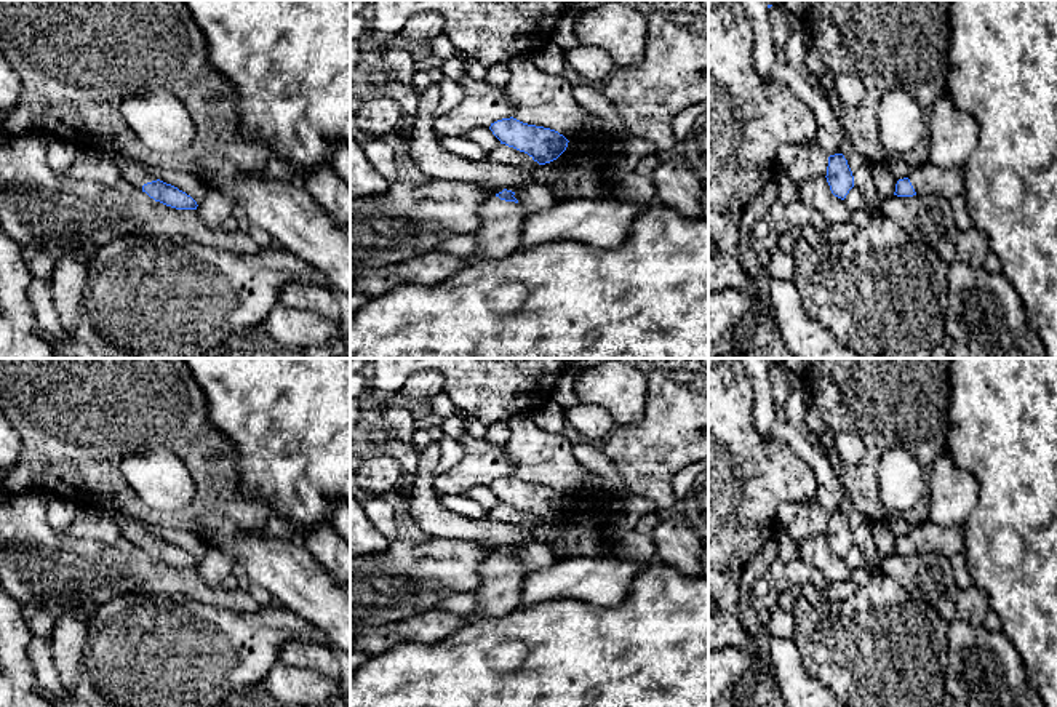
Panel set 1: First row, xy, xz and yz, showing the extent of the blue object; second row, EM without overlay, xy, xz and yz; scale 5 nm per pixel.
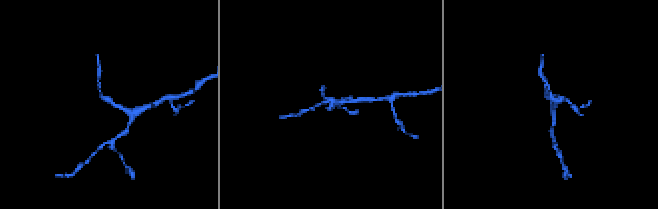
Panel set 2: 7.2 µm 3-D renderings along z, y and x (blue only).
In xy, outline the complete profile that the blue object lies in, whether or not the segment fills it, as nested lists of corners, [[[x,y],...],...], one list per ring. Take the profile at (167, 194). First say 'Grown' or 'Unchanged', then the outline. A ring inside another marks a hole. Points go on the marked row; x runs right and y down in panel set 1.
Grown. [[[114,154],[110,155],[118,173],[134,187],[139,187],[155,202],[176,210],[197,210],[197,202],[177,187],[157,179],[136,158]]]

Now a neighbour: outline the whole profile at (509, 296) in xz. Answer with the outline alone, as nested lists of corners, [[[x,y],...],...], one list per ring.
[[[654,202],[635,219],[628,237],[619,248],[601,250],[571,240],[544,243],[518,250],[504,259],[478,259],[469,262],[462,270],[437,285],[397,286],[385,294],[369,299],[361,309],[350,314],[350,358],[708,358],[708,221],[684,218],[676,210]]]

